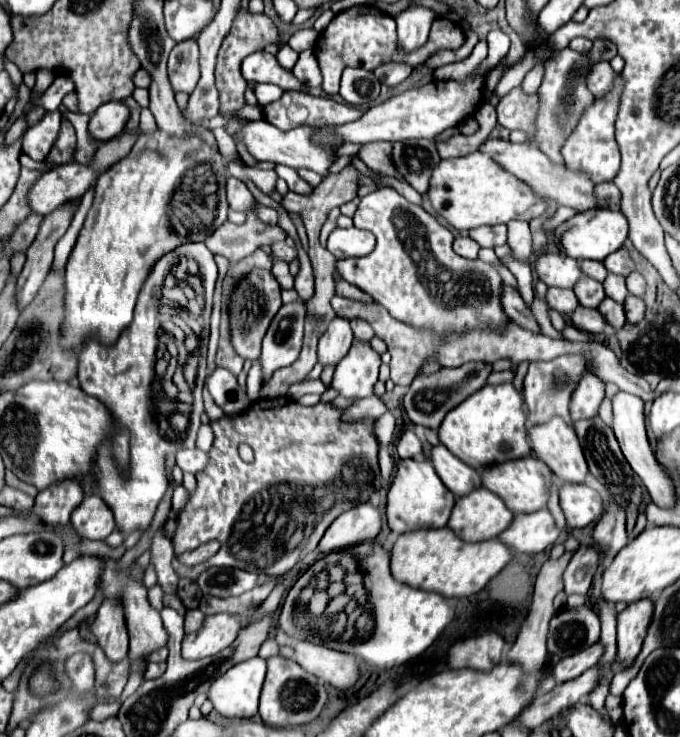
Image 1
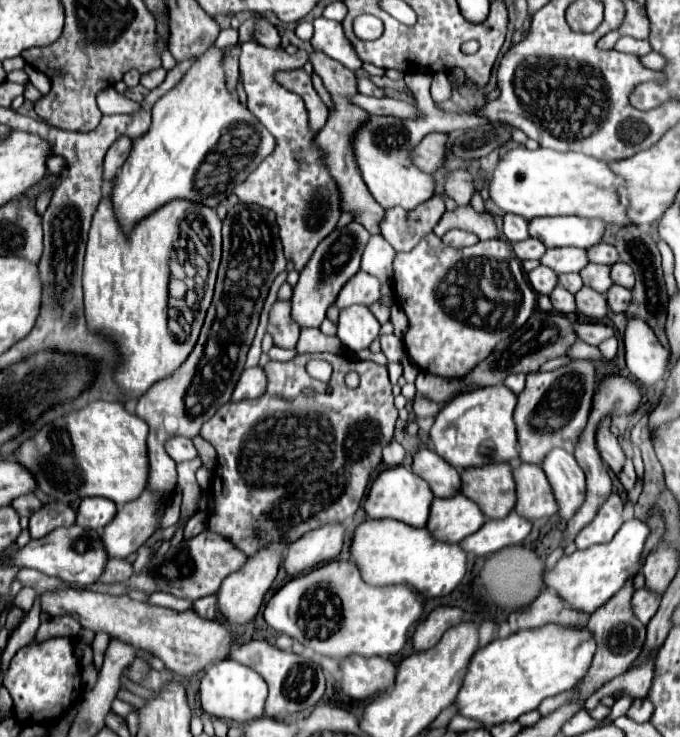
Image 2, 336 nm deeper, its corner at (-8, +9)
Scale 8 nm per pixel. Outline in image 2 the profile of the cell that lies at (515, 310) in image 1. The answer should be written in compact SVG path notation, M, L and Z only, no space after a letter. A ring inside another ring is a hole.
M589 322L589 324L575 324L575 334L579 340L597 346L599 342L603 342L605 338L613 336L613 328L603 324L603 322Z

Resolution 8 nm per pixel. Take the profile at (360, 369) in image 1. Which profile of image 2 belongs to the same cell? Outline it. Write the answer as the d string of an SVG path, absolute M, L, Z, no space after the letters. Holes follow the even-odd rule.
M351 306L339 314L337 338L351 352L361 352L367 350L371 342L379 336L379 328L379 322L367 306Z

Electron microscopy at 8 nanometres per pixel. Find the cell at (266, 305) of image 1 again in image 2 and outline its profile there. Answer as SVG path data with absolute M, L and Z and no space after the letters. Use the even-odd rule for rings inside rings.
M277 300L269 312L267 332L273 336L275 346L295 348L299 340L299 326L291 320L291 302Z

